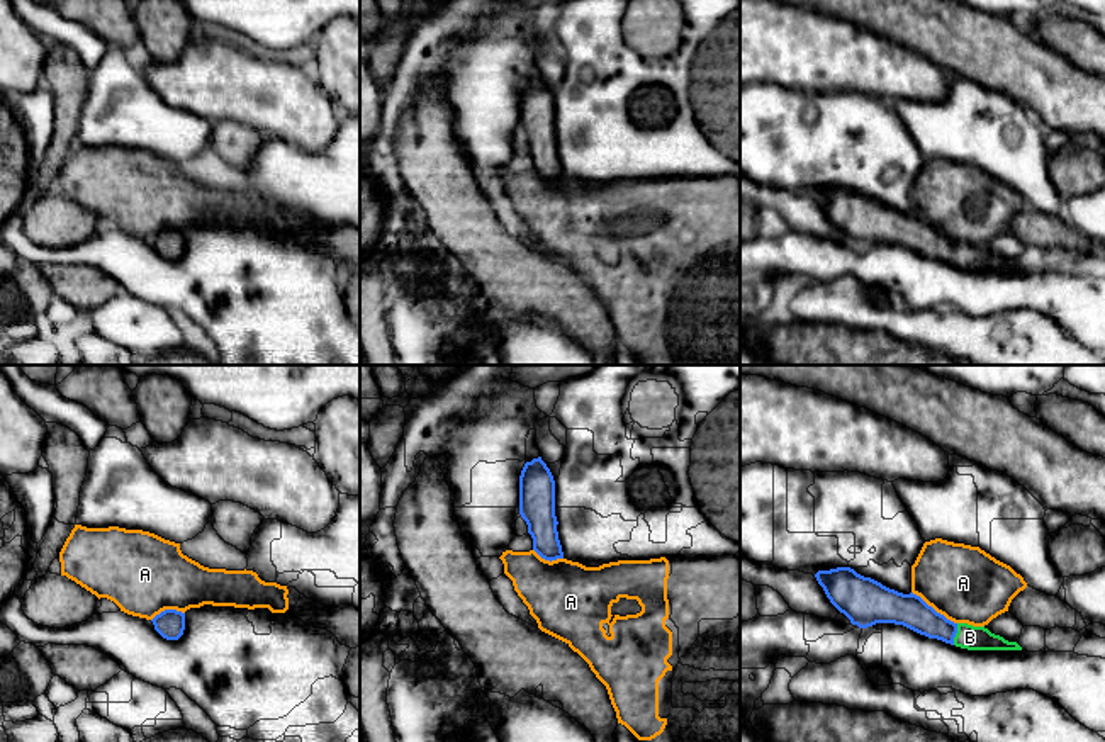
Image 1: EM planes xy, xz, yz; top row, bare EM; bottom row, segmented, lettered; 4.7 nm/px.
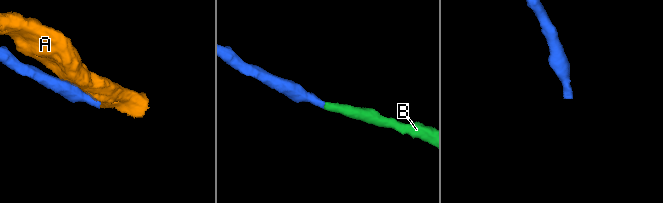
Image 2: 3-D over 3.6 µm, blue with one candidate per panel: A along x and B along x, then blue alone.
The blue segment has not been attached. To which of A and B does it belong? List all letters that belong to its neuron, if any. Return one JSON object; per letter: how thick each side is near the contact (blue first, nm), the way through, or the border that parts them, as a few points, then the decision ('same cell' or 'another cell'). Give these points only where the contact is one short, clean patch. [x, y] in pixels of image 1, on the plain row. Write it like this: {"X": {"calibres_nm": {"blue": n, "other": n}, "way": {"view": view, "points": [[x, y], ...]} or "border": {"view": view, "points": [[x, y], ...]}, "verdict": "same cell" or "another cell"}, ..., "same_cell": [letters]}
{"A": {"calibres_nm": {"blue": 180, "other": 360}, "border": {"view": "yz", "points": [[912, 211], [956, 243]]}, "verdict": "another cell"}, "B": {"calibres_nm": {"blue": 160, "other": 120}, "way": {"view": "yz", "points": [[908, 230], [941, 248], [956, 252], [970, 257]]}, "verdict": "same cell"}, "same_cell": ["B"]}

